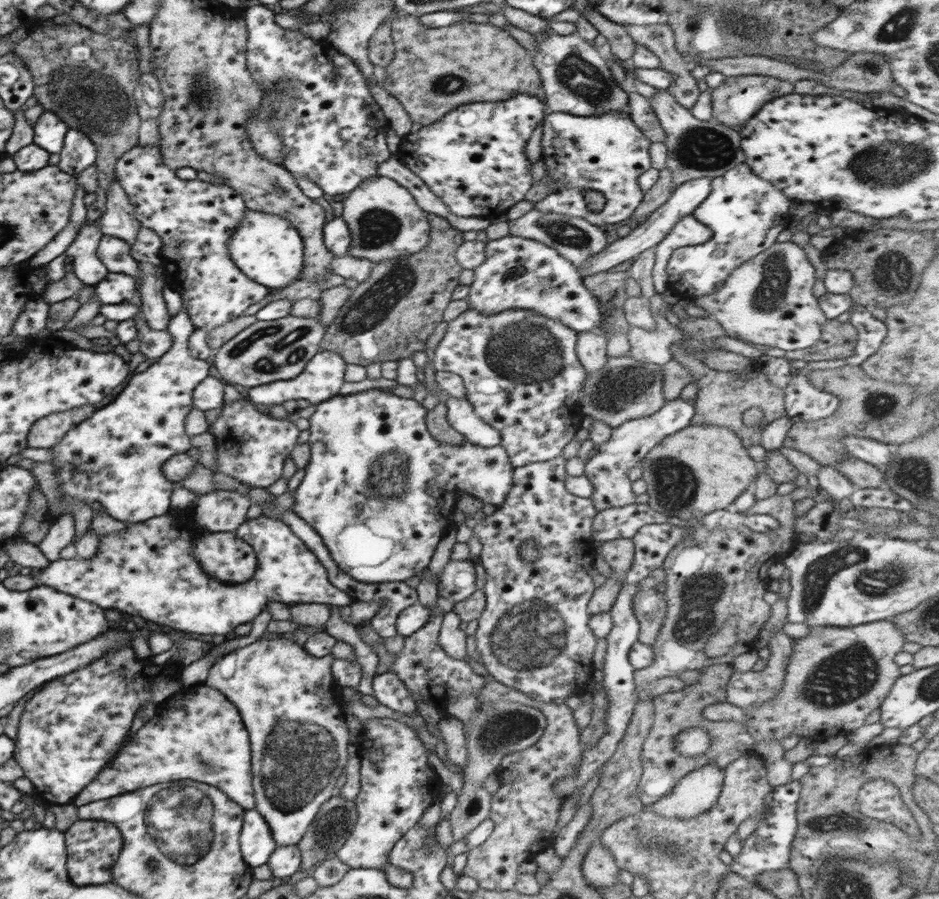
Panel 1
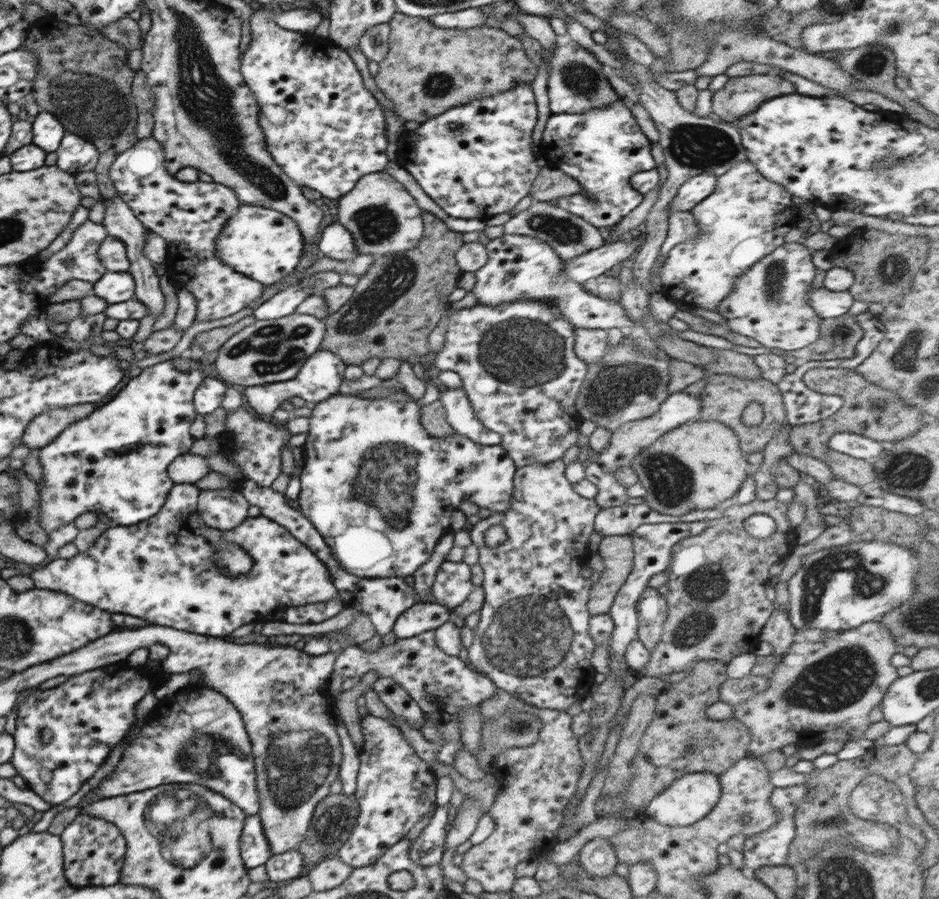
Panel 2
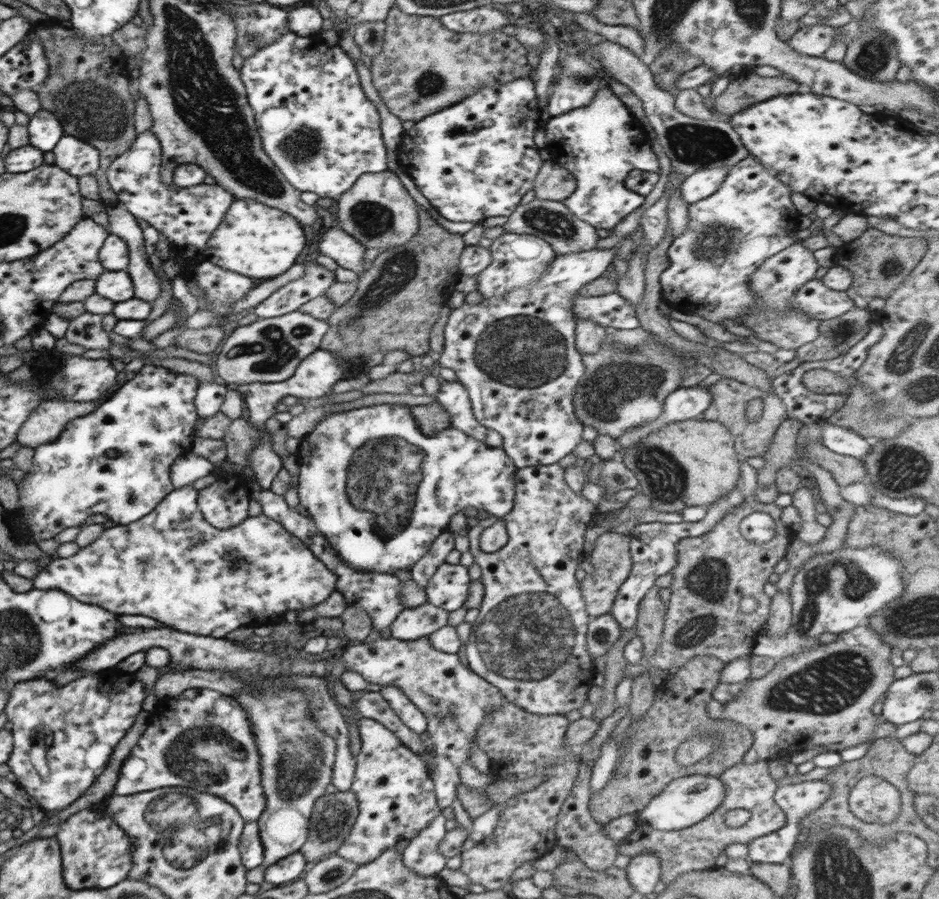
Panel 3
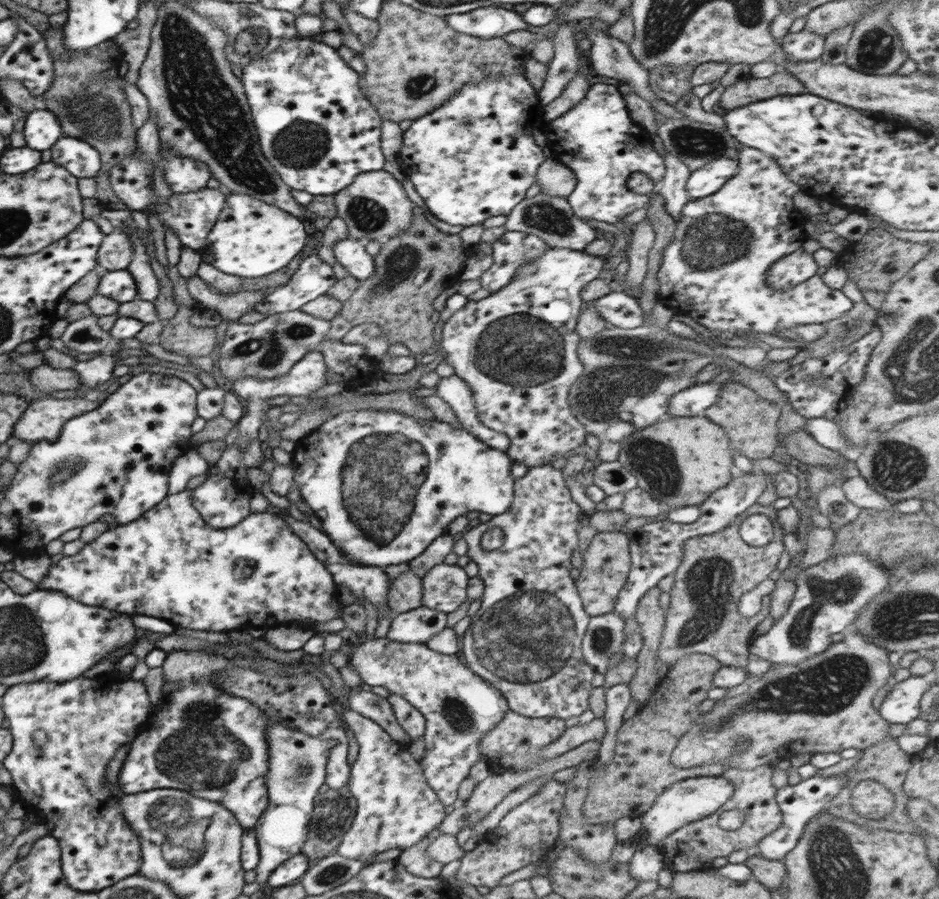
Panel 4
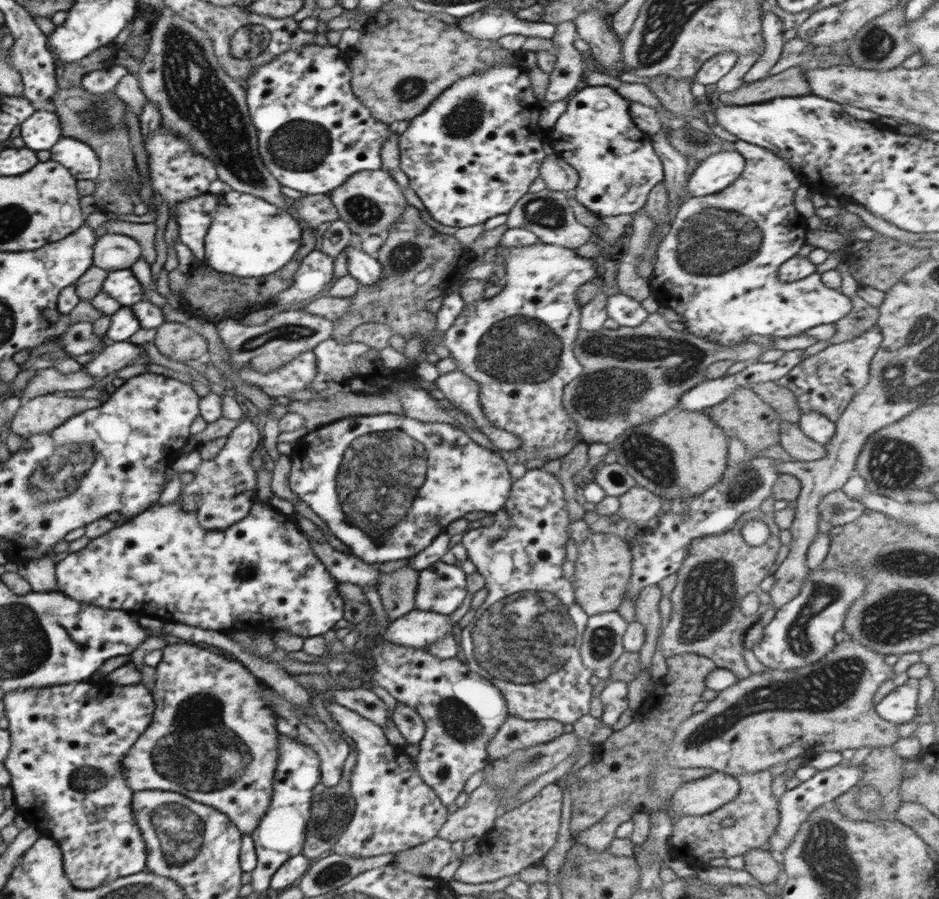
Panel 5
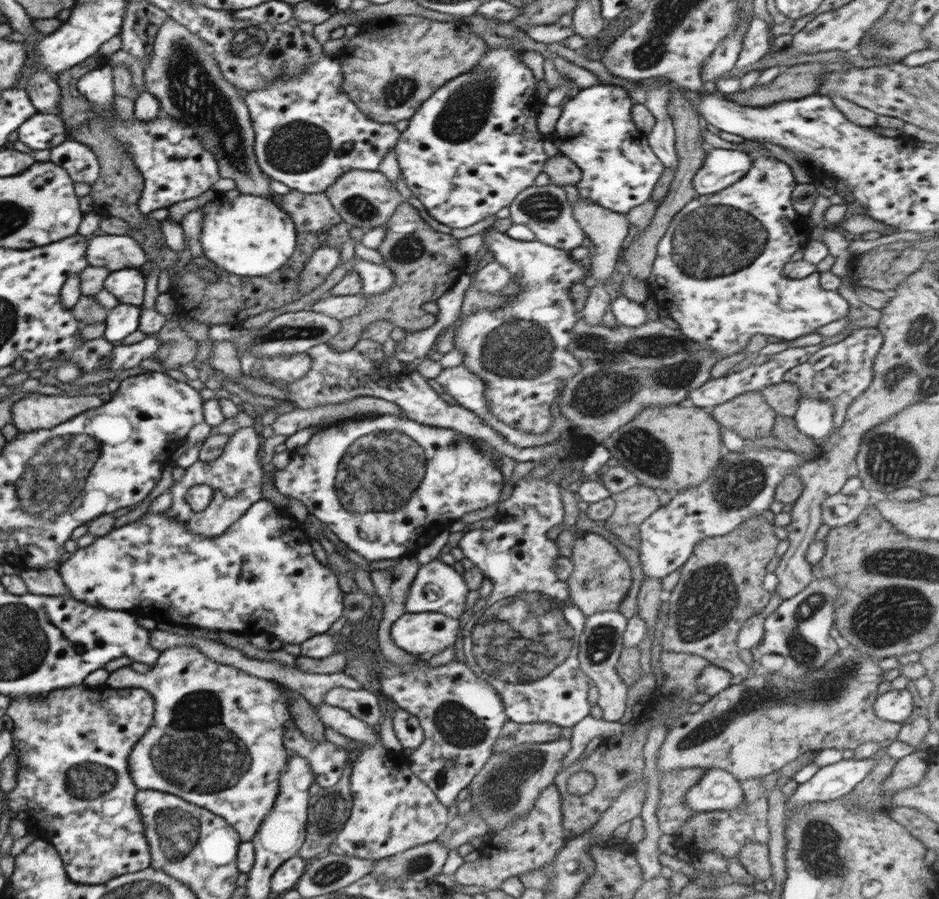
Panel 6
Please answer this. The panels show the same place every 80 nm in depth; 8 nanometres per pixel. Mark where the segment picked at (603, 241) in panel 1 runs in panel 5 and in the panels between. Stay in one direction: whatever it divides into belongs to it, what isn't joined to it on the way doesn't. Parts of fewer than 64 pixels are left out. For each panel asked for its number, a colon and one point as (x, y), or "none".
2: (569, 236)
3: (550, 220)
4: (552, 219)
5: (546, 213)

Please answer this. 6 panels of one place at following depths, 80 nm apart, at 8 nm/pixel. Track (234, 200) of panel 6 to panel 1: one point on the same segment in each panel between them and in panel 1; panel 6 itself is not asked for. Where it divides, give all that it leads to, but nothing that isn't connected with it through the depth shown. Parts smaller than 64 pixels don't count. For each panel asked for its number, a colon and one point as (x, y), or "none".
1: (268, 249)
2: (265, 245)
3: (259, 242)
4: (252, 239)
5: (250, 238)

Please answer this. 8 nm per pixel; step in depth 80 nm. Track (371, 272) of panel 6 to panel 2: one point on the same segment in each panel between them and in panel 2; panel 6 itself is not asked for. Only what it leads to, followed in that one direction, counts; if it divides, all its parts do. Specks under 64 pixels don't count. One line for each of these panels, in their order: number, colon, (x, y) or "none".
2: (336, 243)
3: (344, 249)
4: (350, 253)
5: (366, 269)

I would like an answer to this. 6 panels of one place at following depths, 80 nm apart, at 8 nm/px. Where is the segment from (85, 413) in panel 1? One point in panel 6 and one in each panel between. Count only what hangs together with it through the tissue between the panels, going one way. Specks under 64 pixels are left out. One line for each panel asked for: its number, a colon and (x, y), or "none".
2: (42, 429)
3: (46, 422)
4: (43, 419)
5: (40, 415)
6: (36, 411)

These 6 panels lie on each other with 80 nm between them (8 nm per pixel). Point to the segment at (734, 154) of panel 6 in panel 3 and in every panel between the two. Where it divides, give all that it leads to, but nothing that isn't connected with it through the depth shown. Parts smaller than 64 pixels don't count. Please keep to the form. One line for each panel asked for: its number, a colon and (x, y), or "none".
3: (704, 182)
4: (707, 180)
5: (717, 171)

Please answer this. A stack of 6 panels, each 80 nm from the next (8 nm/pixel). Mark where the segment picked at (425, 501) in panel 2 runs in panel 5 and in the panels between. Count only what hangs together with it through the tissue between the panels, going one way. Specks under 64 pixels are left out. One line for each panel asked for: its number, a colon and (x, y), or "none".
3: (379, 456)
4: (343, 474)
5: (345, 470)

